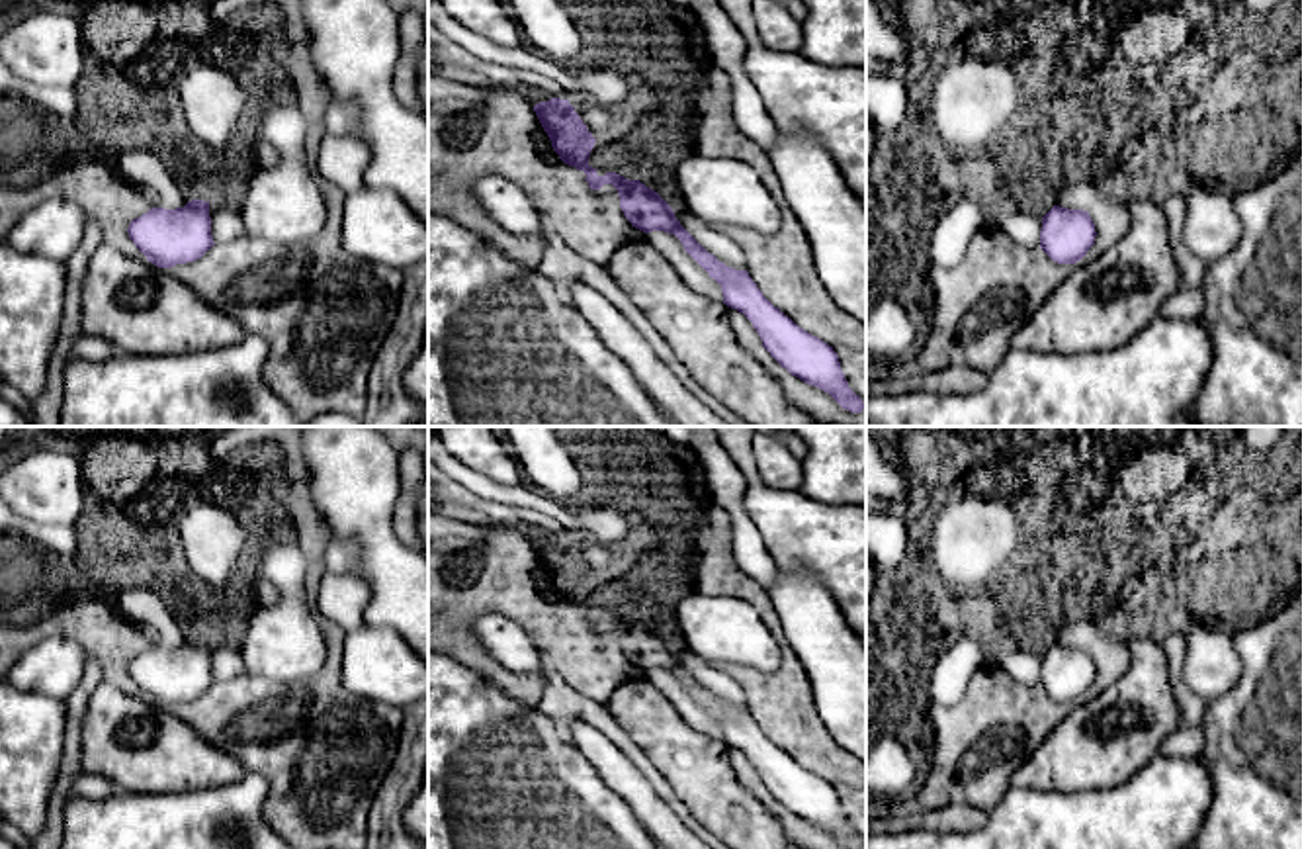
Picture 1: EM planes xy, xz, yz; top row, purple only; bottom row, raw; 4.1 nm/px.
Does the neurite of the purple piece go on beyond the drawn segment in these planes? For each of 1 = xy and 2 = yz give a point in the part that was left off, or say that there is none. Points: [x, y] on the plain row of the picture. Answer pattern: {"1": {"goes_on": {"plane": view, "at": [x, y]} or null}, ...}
{"1": {"goes_on": null}, "2": {"goes_on": null}}

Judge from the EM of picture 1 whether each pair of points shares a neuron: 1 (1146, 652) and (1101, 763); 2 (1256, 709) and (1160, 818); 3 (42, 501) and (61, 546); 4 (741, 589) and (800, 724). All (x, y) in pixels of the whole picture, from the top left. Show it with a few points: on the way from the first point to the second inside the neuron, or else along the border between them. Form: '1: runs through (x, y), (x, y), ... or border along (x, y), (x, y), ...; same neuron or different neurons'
1: runs through (1148, 685), (1160, 722), (1148, 736), (1134, 736); same neuron
2: border along (1197, 758), (1211, 781), (1209, 810); different neurons
3: border along (20, 515), (42, 525), (79, 525); different neurons
4: runs through (771, 621), (788, 658), (788, 689); same neuron

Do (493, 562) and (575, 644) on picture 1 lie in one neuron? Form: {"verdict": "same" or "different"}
{"verdict": "same"}

